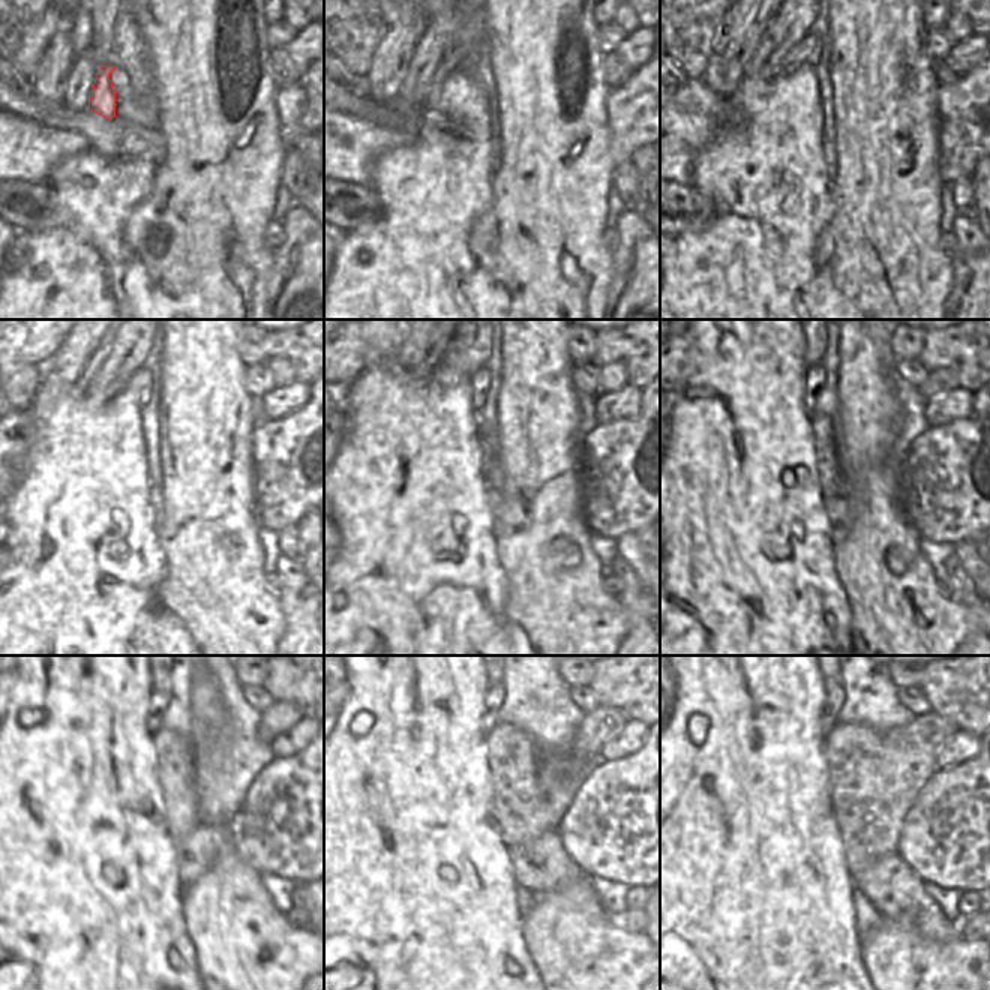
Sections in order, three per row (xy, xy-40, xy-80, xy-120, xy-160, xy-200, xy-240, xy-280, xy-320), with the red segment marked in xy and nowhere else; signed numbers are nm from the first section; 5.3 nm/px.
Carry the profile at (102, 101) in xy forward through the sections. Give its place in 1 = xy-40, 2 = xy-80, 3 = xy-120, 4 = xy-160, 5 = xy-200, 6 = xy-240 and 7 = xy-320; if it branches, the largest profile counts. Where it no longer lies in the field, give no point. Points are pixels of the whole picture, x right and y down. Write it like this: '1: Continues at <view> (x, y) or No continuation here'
1: Continues at xy-40 (453, 59)
2: Continues at xy-80 (807, 51)
3: Continues at xy-120 (140, 384)
4: Continues at xy-160 (479, 381)
5: Continues at xy-200 (816, 377)
6: Continues at xy-240 (158, 702)
7: Continues at xy-320 (833, 693).

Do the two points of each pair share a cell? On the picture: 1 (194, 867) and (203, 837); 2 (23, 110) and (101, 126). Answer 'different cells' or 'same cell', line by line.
1: same cell
2: same cell

